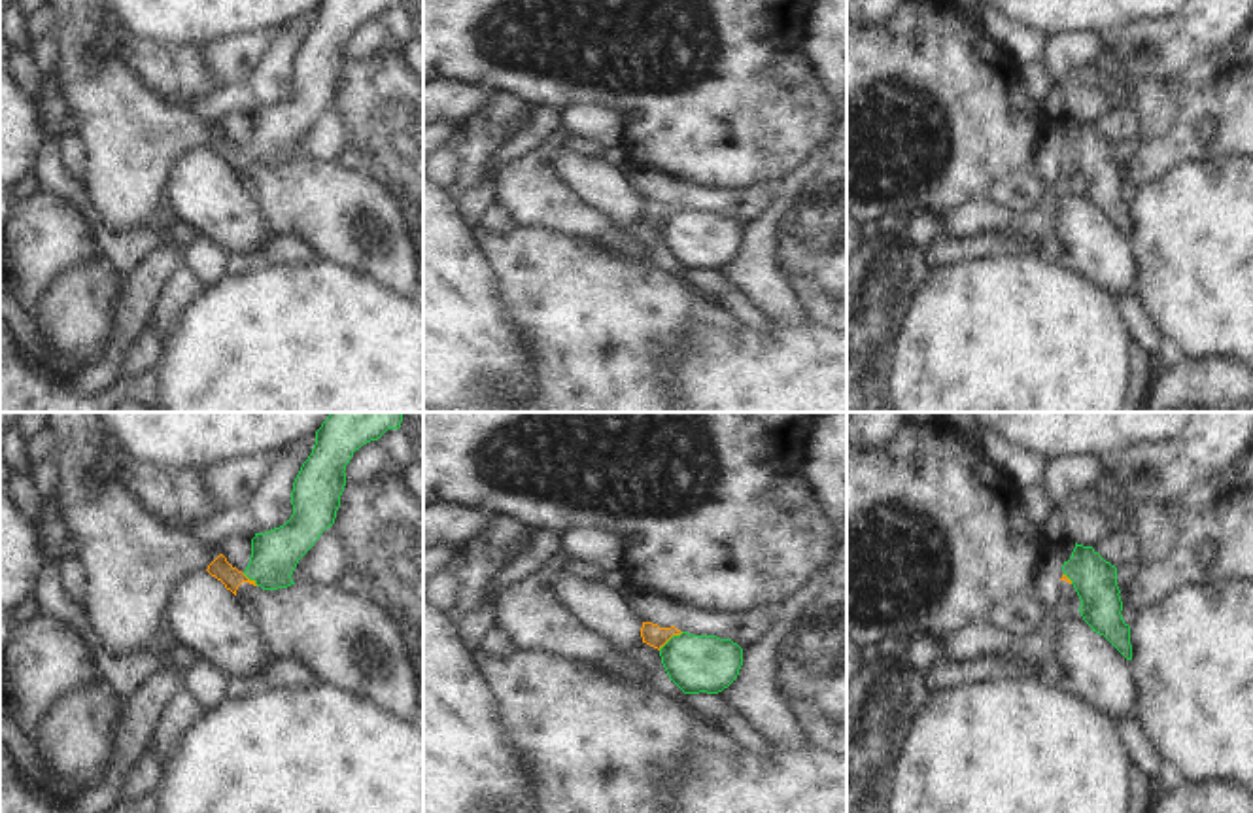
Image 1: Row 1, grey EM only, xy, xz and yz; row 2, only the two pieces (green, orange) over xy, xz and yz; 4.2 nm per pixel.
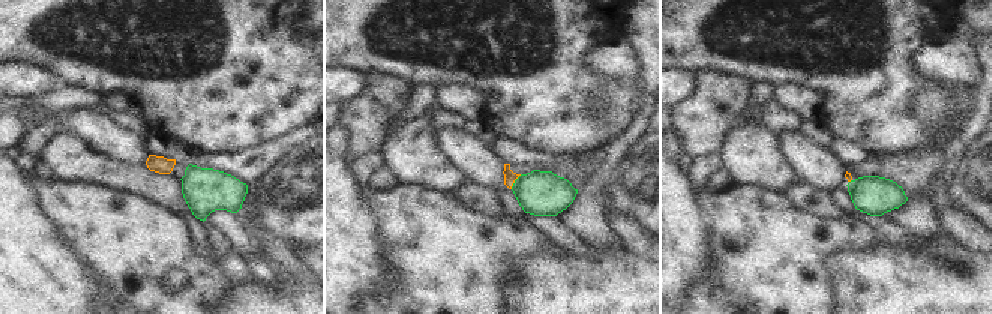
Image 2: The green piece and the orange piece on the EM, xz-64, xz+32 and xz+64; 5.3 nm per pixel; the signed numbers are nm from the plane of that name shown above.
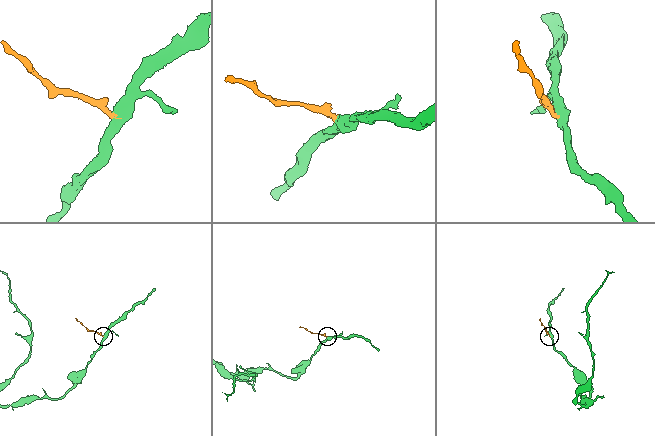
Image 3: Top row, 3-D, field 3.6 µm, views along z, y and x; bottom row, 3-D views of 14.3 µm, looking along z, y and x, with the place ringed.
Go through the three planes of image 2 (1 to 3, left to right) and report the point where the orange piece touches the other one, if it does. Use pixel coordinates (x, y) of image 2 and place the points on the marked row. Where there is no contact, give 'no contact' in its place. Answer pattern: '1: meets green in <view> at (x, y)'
1: no contact
2: meets green in xz+32 at (515, 182)
3: no contact

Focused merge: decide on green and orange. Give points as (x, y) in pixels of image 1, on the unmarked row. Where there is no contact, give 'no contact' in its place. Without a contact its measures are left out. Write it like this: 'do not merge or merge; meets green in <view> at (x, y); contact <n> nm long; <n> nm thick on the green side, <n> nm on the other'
do not merge; meets green in xz at (671, 214); contact 130 nm long; 240 nm thick on the green side, 90 nm on the other

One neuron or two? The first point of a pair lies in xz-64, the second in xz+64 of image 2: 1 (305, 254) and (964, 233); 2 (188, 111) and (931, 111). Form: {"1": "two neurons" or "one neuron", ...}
{"1": "one neuron", "2": "two neurons"}

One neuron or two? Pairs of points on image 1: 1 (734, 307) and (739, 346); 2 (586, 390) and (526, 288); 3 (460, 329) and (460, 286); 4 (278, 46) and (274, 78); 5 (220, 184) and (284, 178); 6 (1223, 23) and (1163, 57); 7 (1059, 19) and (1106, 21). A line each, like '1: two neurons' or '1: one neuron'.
1: two neurons
2: one neuron
3: one neuron
4: one neuron
5: two neurons
6: one neuron
7: one neuron

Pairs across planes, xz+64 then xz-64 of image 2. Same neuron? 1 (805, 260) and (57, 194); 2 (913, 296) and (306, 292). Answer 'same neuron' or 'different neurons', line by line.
1: same neuron
2: same neuron

